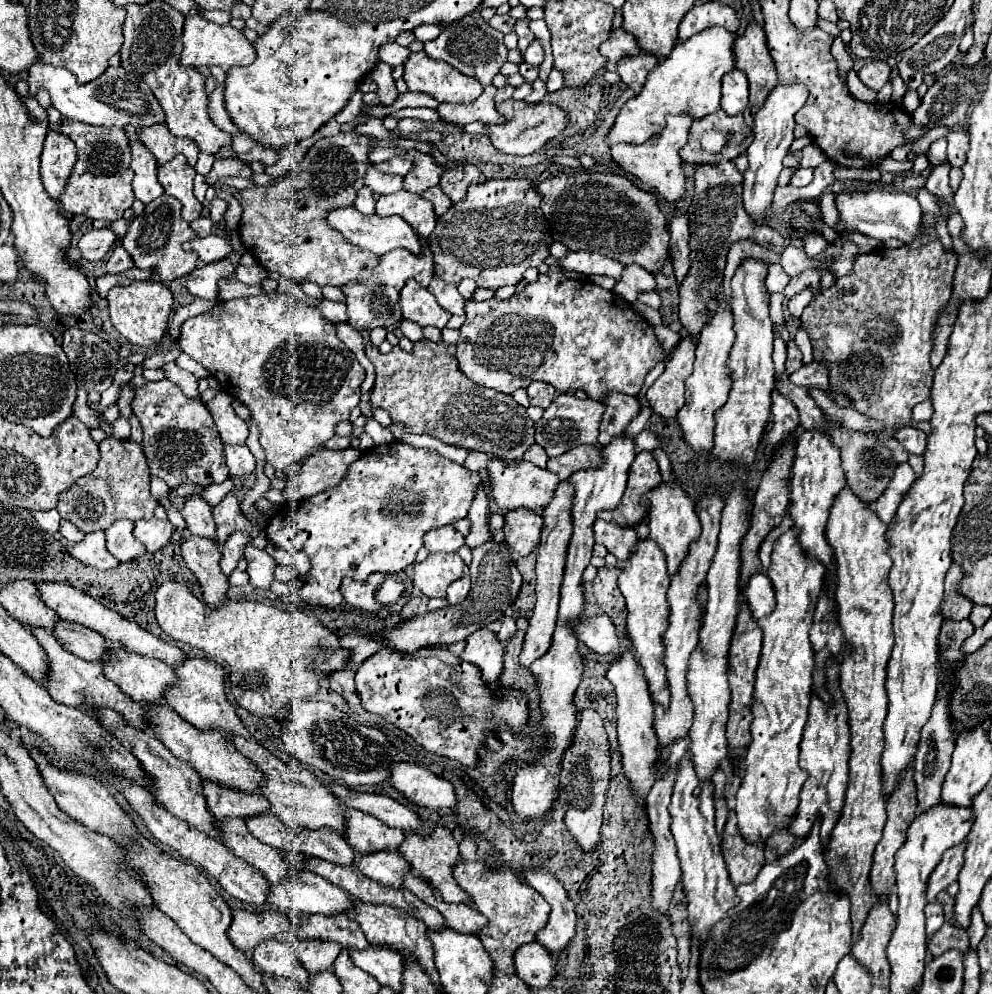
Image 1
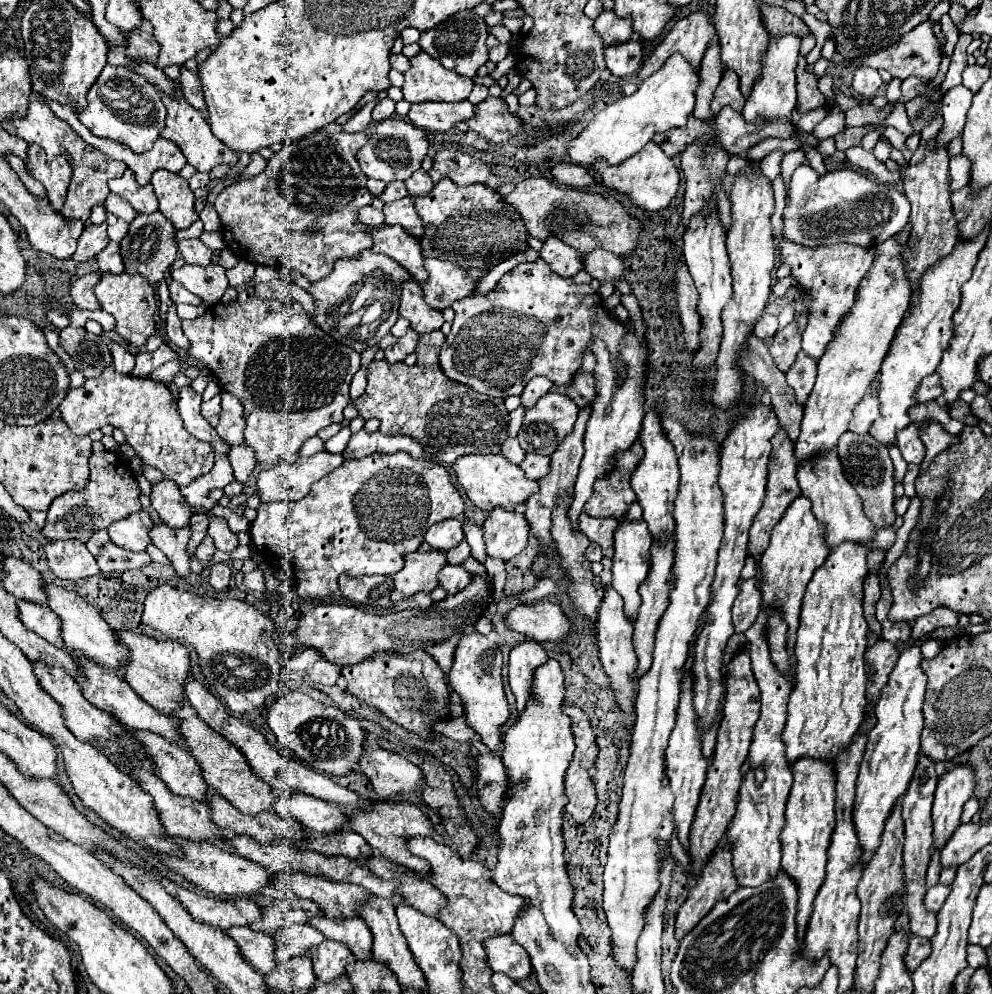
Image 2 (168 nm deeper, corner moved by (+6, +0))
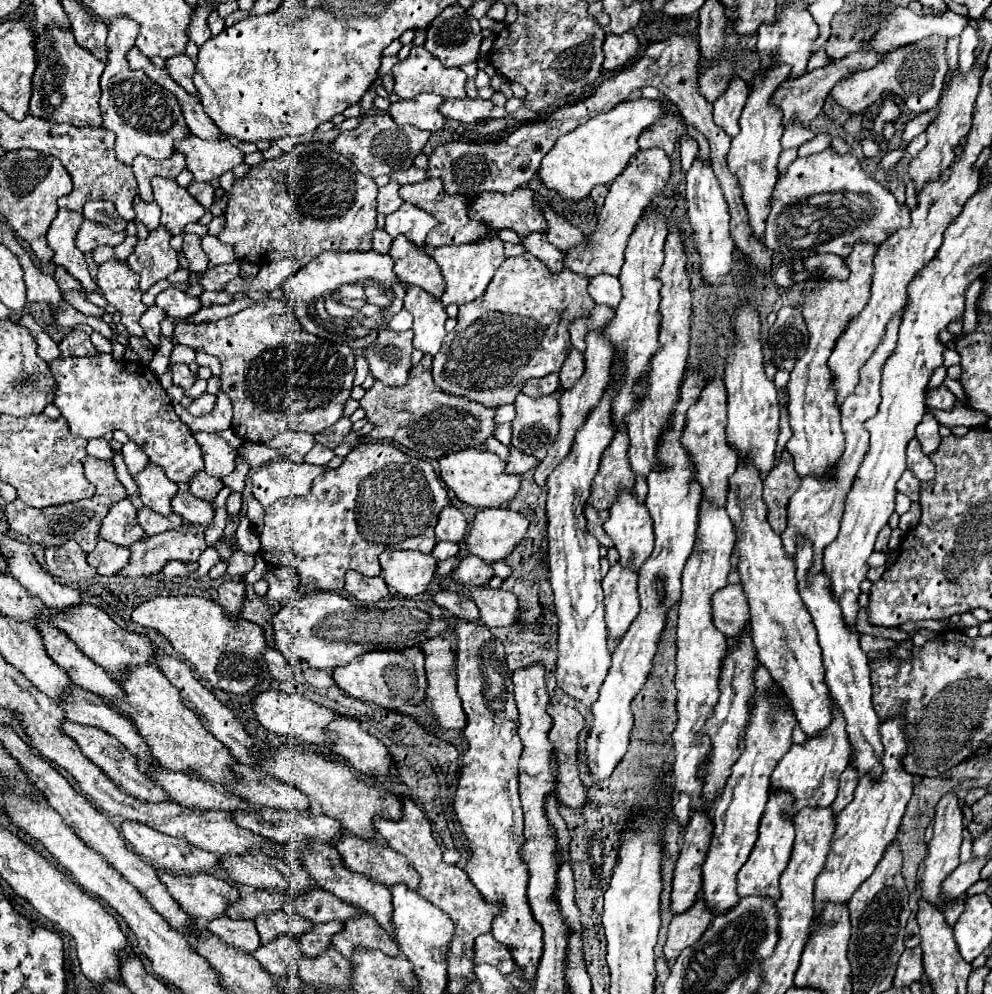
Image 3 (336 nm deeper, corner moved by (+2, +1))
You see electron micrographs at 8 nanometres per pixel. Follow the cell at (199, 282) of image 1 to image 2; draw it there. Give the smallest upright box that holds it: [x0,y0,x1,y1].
[169,281,201,305]

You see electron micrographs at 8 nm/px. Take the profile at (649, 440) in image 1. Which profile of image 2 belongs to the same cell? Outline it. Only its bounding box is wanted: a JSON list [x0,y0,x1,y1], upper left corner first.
[603,419,723,971]

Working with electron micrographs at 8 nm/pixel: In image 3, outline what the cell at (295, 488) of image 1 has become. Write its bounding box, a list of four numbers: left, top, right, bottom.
[251,460,325,508]

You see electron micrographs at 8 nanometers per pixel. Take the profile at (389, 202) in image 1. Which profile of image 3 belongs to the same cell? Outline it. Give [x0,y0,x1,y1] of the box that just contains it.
[385,202,437,248]

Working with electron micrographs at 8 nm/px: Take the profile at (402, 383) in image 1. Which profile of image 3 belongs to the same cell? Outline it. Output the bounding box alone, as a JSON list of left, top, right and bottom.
[359,354,493,460]

